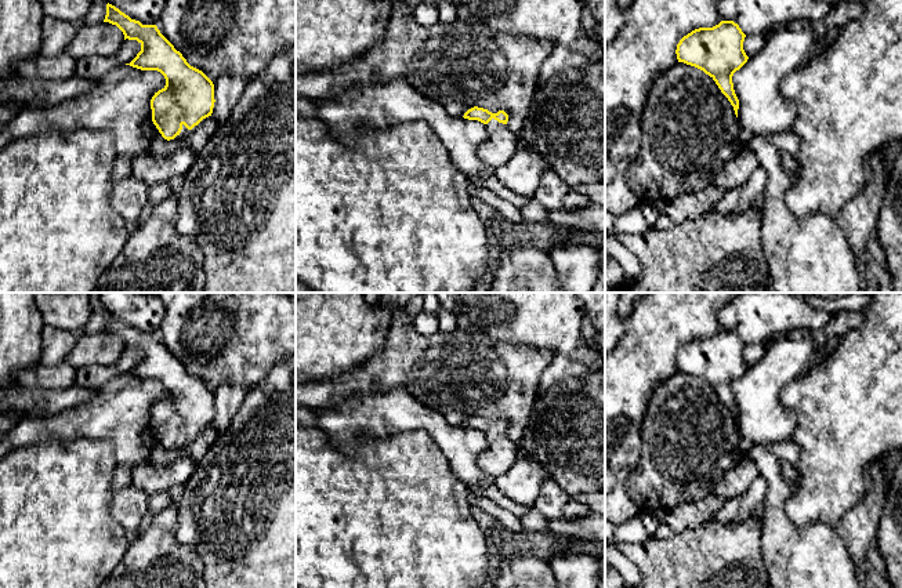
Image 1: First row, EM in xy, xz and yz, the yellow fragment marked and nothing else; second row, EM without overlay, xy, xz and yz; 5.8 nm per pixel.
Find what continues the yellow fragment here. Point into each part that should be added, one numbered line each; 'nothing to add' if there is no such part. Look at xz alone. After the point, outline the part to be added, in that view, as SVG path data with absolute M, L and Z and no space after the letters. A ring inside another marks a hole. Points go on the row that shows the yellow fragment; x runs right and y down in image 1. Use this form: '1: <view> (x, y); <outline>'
1: xz (502, 144); M492 119L488 123L488 139L478 146L478 159L493 168L506 164L518 152L519 135Z

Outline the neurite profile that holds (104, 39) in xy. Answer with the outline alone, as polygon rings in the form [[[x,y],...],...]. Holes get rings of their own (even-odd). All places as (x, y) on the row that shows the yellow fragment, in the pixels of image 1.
[[[109,22],[95,25],[77,23],[76,36],[65,52],[75,61],[94,55],[113,57],[123,41],[123,32]]]

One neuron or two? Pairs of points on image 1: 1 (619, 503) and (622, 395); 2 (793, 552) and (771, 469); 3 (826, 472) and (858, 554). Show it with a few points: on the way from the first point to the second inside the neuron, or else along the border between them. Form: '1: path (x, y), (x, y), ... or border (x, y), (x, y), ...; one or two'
1: border (633, 469), (622, 469), (619, 472); two
2: path (778, 532), (775, 523), (775, 490); one
3: border (864, 489), (864, 496), (843, 514), (835, 526); two

